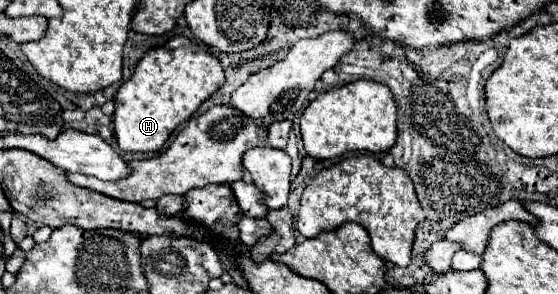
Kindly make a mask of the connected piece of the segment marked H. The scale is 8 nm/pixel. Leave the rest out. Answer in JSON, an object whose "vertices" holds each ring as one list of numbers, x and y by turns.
{"vertices":[[174,36,167,44,151,48,135,66,133,76,115,94,115,138,125,152,157,152,173,130,225,82,221,62,185,36]]}

